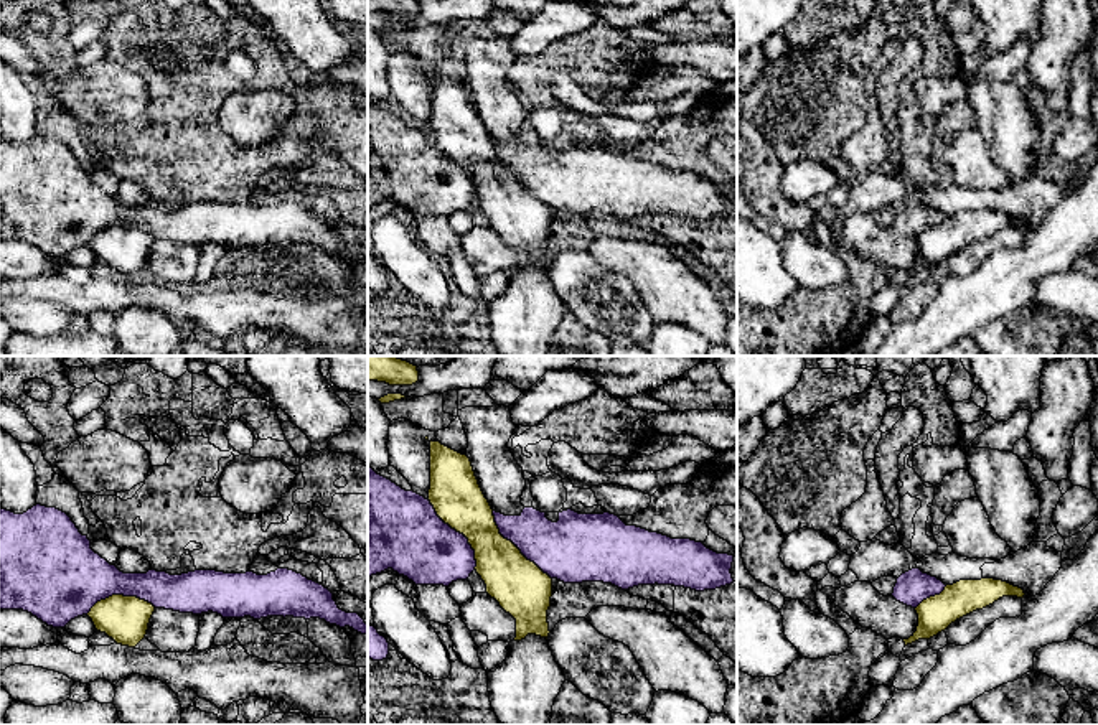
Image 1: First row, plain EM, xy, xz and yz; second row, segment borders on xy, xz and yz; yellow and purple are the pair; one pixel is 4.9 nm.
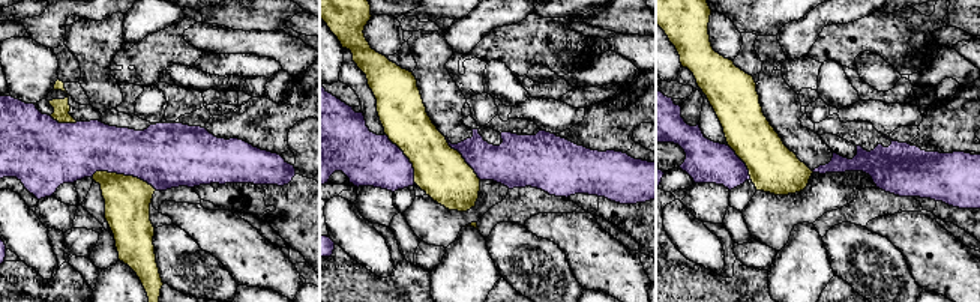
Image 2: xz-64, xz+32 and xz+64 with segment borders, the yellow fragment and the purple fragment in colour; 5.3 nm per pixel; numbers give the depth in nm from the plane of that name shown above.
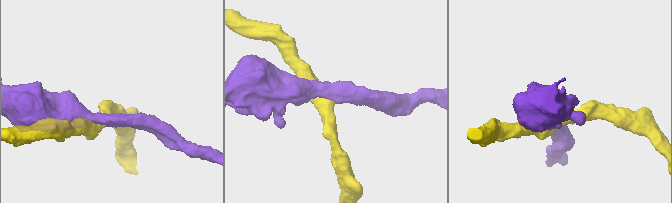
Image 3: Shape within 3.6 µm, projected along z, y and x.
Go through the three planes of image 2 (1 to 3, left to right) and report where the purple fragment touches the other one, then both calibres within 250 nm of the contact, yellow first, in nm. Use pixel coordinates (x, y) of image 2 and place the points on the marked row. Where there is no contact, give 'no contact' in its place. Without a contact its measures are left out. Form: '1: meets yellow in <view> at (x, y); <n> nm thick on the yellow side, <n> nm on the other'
1: meets yellow in xz-64 at (123, 175); 240 nm thick on the yellow side, 360 nm on the other
2: meets yellow in xz+32 at (407, 157); 280 nm thick on the yellow side, 280 nm on the other
3: meets yellow in xz+64 at (742, 160); 260 nm thick on the yellow side, 220 nm on the other

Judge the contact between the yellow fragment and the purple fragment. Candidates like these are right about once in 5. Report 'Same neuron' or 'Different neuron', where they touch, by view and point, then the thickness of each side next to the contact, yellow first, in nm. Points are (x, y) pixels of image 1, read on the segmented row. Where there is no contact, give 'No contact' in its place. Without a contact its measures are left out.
Different neuron. Touches yellow at xz (460, 533). Thickness 260 nm (yellow) against 360 nm

